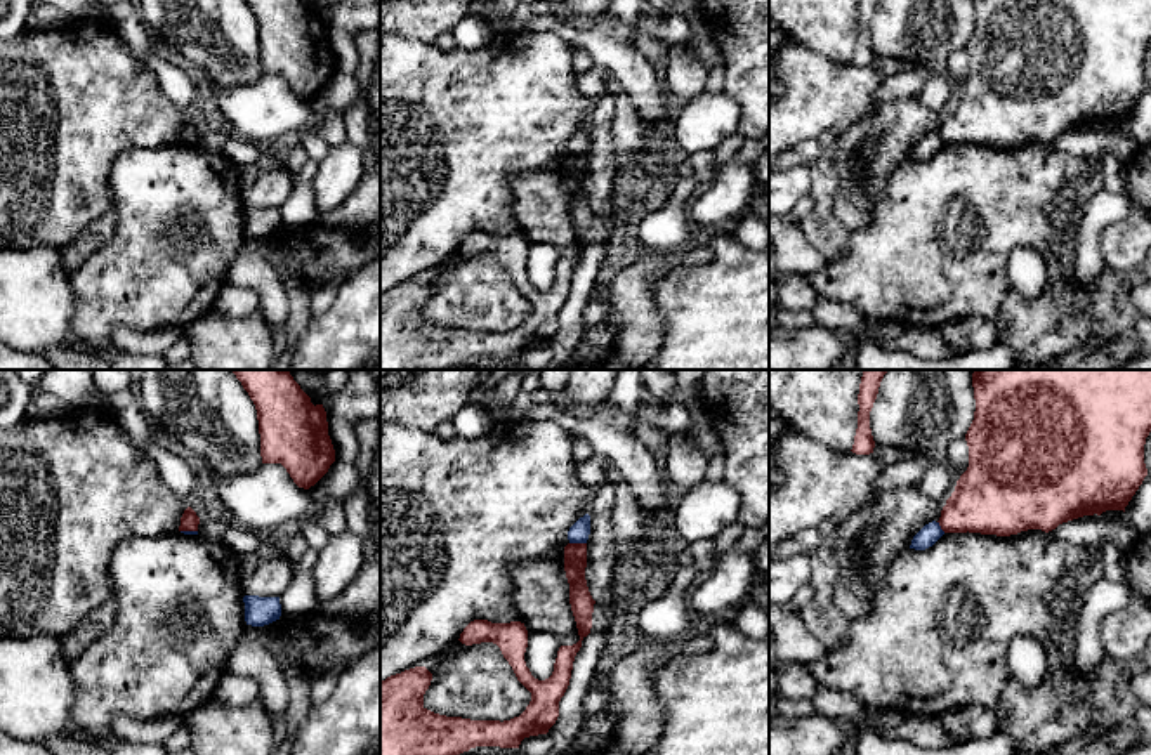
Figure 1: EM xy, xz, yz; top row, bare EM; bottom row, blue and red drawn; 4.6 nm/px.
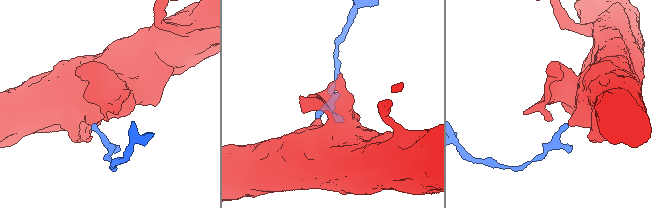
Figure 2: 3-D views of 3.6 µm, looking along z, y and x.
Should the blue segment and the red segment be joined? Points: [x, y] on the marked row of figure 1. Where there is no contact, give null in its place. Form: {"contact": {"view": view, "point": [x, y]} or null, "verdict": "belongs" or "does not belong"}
{"contact": {"view": "xz", "point": [578, 542]}, "verdict": "does not belong"}

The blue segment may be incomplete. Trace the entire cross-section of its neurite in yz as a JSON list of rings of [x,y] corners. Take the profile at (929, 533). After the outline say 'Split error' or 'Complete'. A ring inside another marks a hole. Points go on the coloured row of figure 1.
[[[932,521],[913,536],[910,548],[925,550],[932,547],[943,535],[944,531],[941,529],[939,522]]]. Complete

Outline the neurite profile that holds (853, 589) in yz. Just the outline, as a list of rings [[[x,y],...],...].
[[[851,561],[833,580],[833,604],[849,620],[858,620],[873,609],[873,578],[865,562]]]

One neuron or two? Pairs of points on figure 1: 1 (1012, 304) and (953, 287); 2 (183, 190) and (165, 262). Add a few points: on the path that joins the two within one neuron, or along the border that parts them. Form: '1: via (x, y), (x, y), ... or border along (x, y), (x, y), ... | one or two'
1: border along (1009, 287), (999, 316), (993, 321) | two
2: via (181, 207), (174, 217), (172, 245) | one

